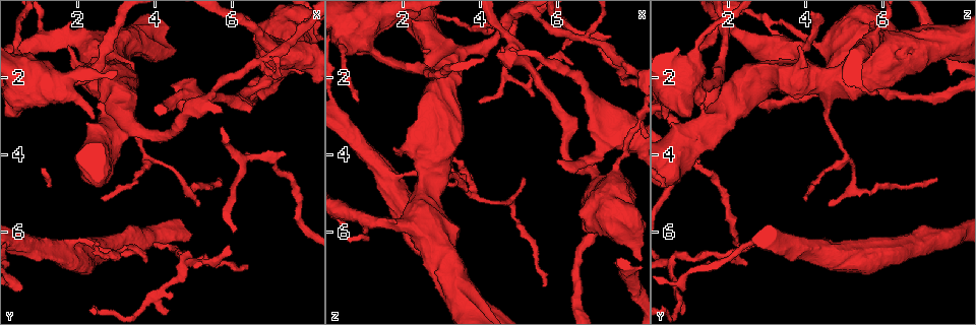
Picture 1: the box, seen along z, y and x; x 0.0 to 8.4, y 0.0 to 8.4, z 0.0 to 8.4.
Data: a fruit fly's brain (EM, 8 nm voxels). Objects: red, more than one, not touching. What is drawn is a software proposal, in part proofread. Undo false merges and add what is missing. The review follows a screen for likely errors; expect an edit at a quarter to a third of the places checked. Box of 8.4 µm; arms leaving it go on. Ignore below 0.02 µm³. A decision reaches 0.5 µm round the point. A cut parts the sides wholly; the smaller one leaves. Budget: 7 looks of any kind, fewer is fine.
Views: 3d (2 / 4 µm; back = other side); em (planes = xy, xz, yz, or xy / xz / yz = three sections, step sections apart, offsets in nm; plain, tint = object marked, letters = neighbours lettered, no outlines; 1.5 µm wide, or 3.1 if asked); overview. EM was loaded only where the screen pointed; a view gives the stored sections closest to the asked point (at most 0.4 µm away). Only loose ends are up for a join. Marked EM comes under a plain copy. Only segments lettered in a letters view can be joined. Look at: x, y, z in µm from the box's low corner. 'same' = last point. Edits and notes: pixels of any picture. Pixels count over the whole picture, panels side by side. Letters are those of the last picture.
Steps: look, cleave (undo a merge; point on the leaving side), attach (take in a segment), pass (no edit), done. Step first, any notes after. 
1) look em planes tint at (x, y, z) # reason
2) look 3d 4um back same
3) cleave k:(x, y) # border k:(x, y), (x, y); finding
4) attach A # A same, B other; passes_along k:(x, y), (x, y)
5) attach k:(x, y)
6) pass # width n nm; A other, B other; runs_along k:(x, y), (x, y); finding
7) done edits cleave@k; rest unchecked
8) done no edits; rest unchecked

look em planes tint at (1.85, 0.55, 5.75)

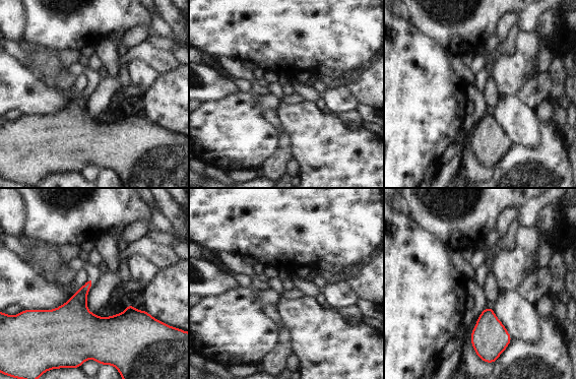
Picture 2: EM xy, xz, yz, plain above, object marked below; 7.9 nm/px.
look em planes letters same

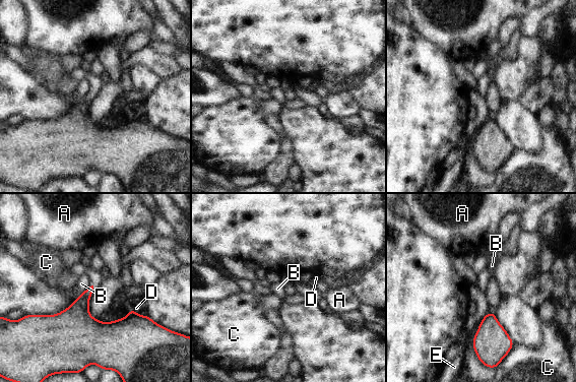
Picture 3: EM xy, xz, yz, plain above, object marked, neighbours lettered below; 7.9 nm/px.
pass # A other, B other, C other, D other, E other; runs_along 3:(44, 317), (81, 329), (144, 319); none of them fits

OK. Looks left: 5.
look em planes letters at (3.40, 6.45, 4.70) # abrupt turn

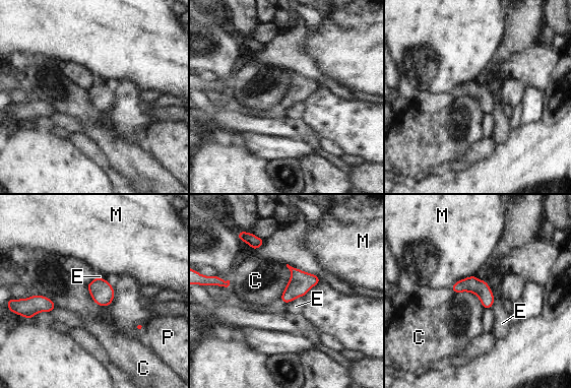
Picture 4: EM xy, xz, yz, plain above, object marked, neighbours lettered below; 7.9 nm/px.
pass # C other, E other, M other, P other; border 4:(455, 293), (471, 292), (484, 308); all the same neuron

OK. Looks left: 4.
look em yz step 8 letters at (3.75, 4.05, 5.10) # branch point

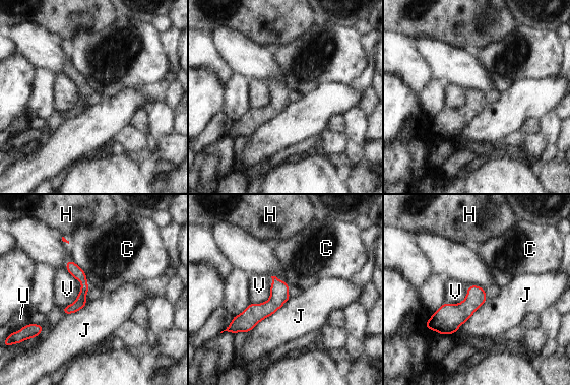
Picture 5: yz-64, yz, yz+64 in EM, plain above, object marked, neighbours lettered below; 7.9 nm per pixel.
pass # width 90 nm; C other, H other, J other, U other, V other; runs_along 5:(286, 286), (264, 310), (234, 323); continuous, no second neuron

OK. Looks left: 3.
done no edits; rest unchecked

